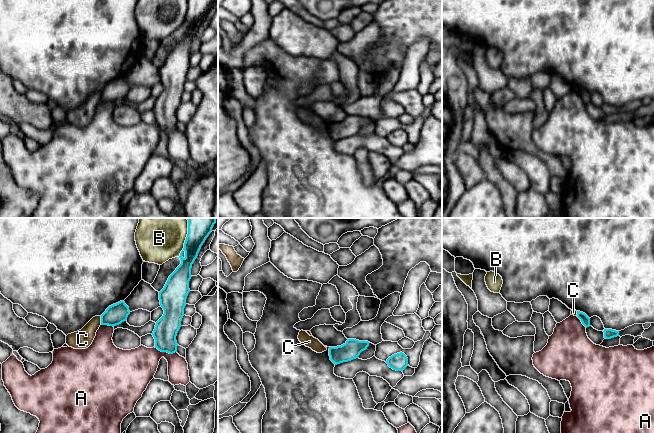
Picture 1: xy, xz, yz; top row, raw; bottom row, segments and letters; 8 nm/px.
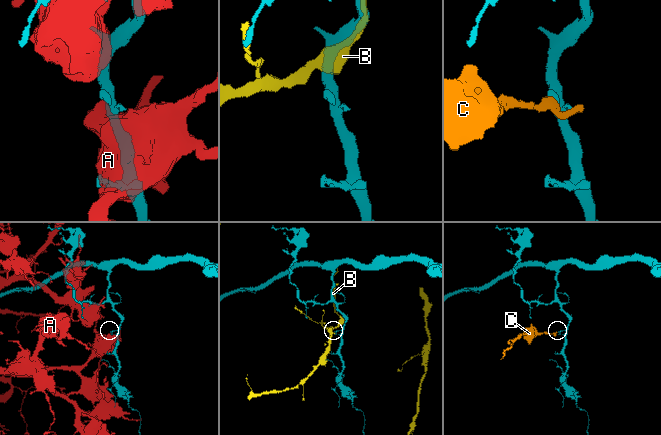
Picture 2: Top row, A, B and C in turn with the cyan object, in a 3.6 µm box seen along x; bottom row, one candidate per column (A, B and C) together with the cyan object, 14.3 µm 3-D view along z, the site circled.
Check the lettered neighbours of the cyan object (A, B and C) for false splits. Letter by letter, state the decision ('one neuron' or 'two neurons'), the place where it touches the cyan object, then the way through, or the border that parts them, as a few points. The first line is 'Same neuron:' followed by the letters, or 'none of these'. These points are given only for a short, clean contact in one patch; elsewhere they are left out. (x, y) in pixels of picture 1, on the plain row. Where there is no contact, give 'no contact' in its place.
Same neuron: none of these
A: two neurons; meets cyan in xy at (165, 127)
B: two neurons; meets cyan in xy at (185, 16)
C: two neurons; meets cyan in xy at (101, 96); border along xy (100, 92), (101, 100)

